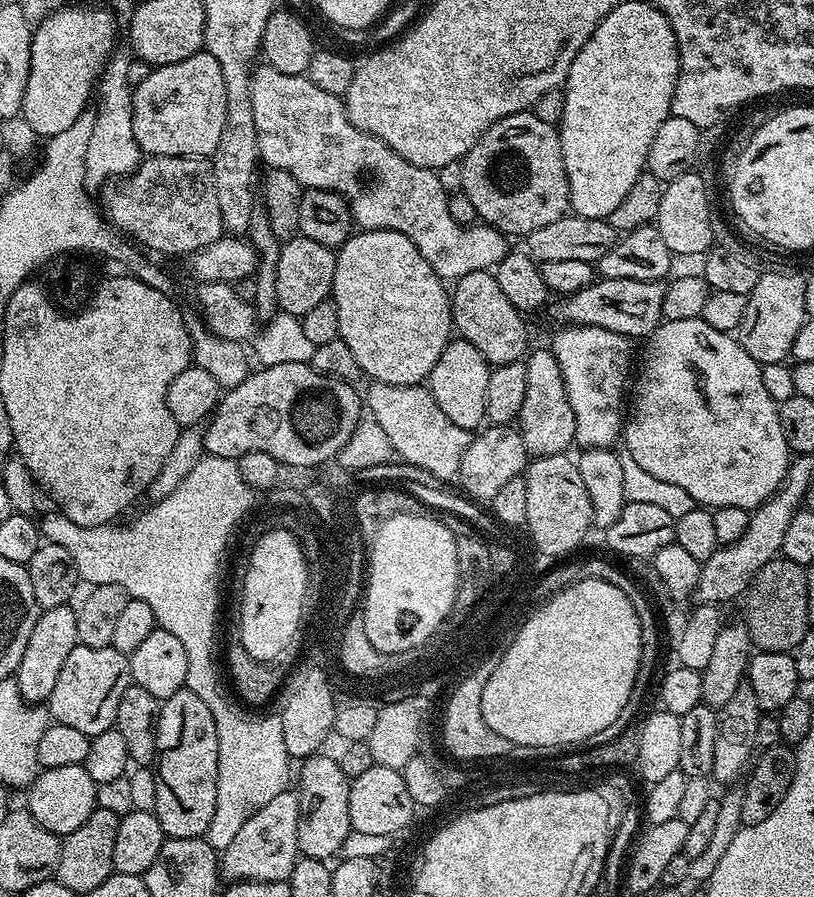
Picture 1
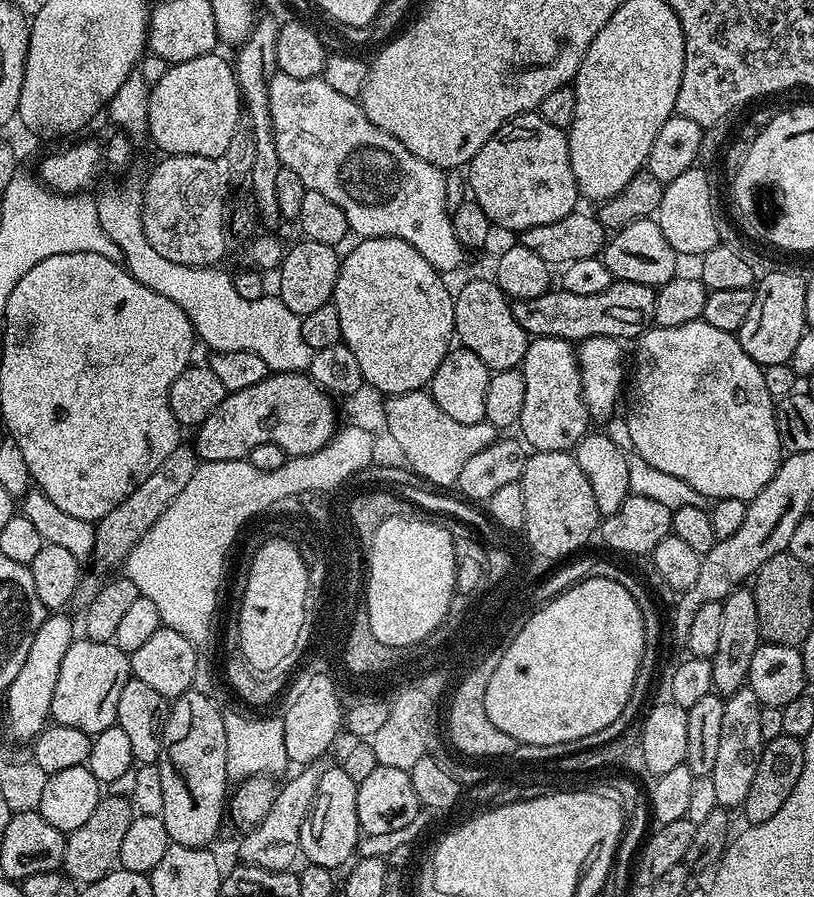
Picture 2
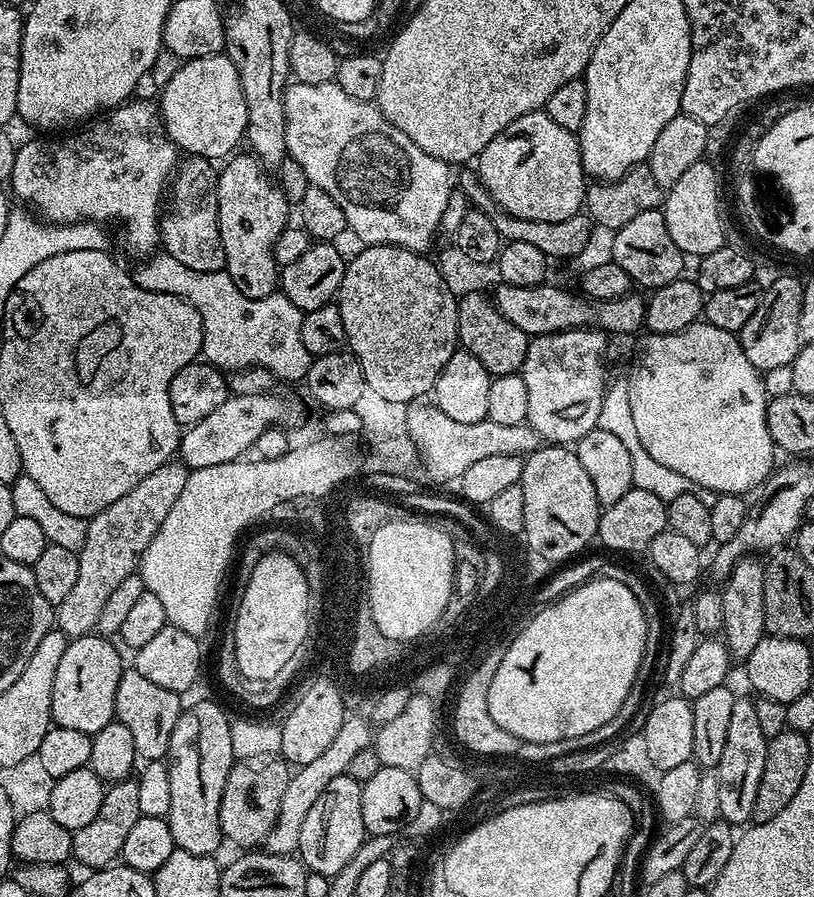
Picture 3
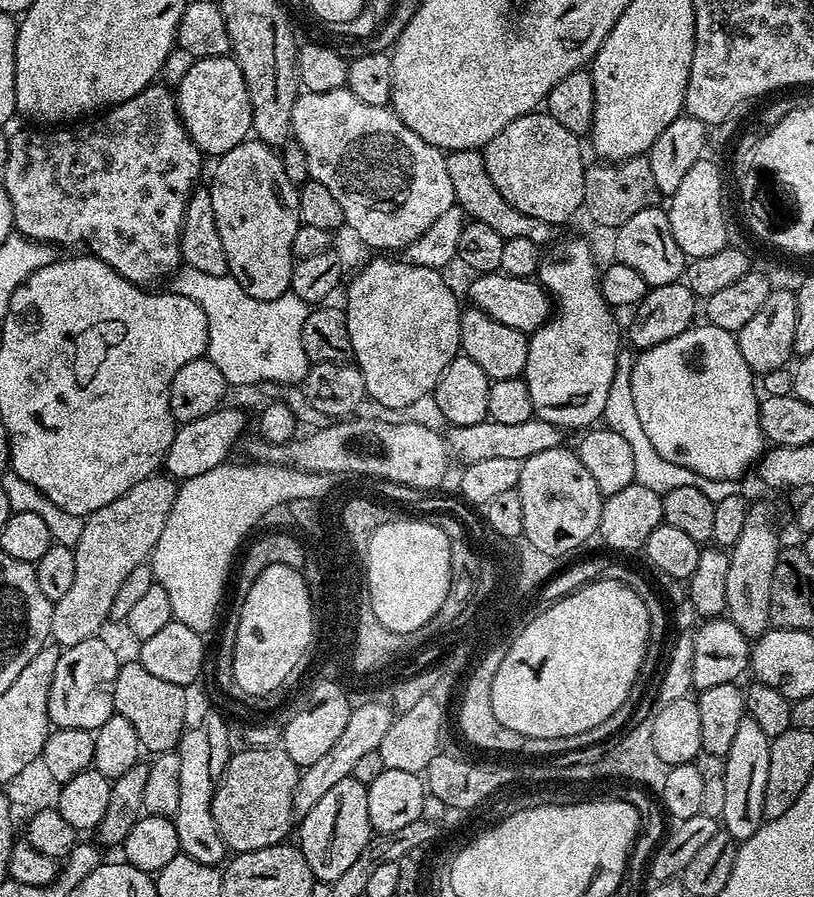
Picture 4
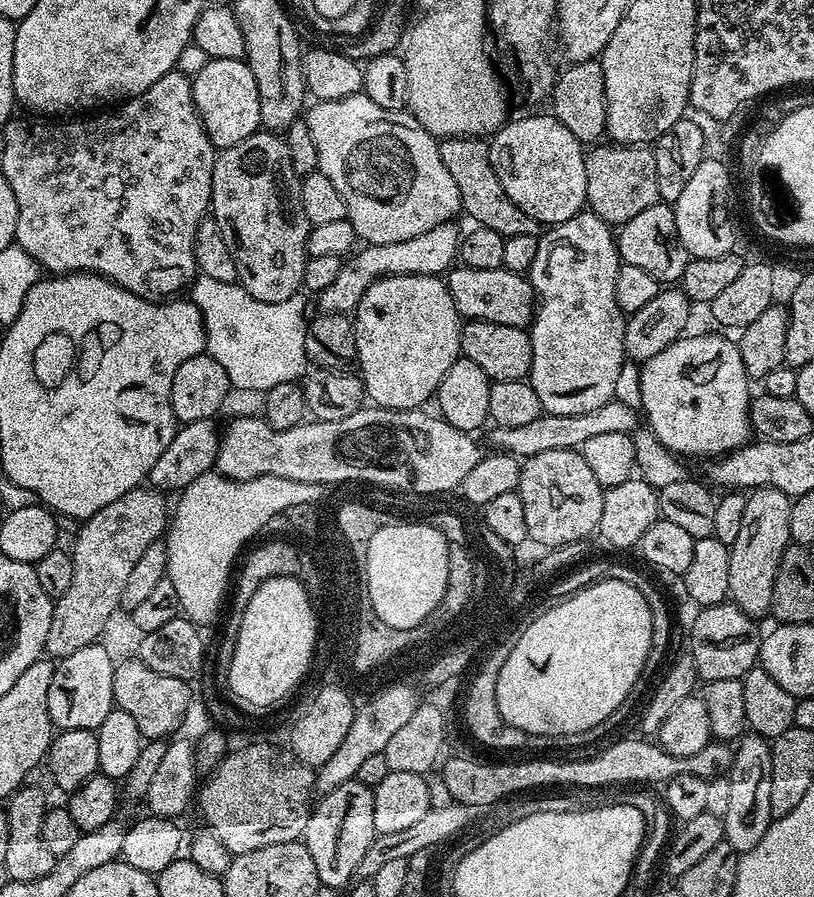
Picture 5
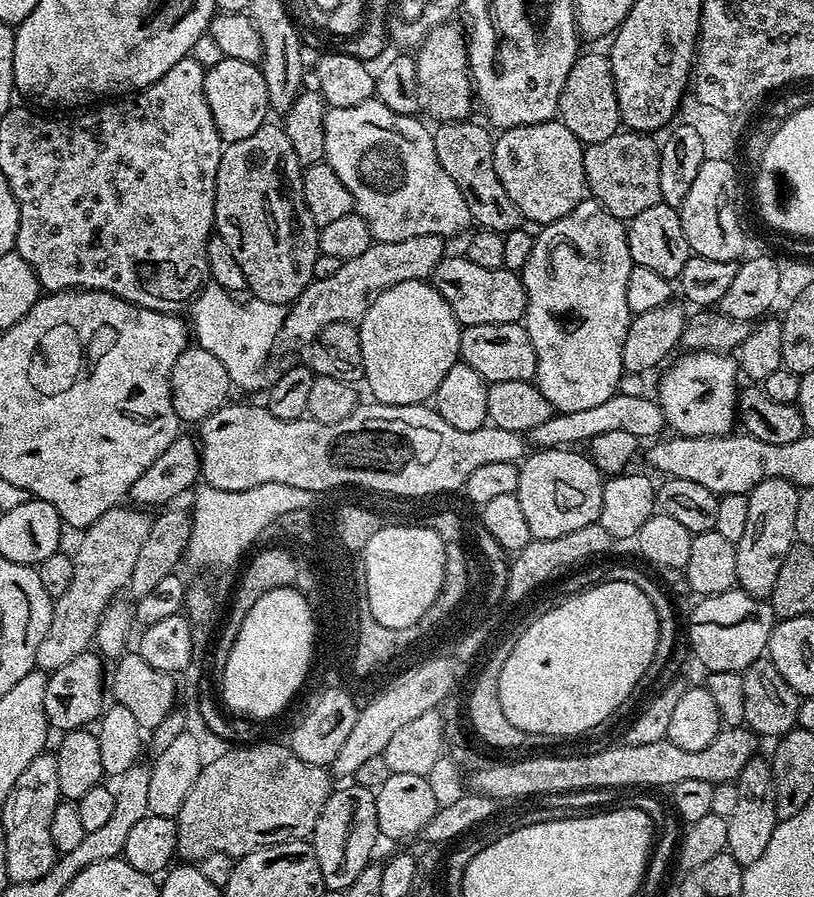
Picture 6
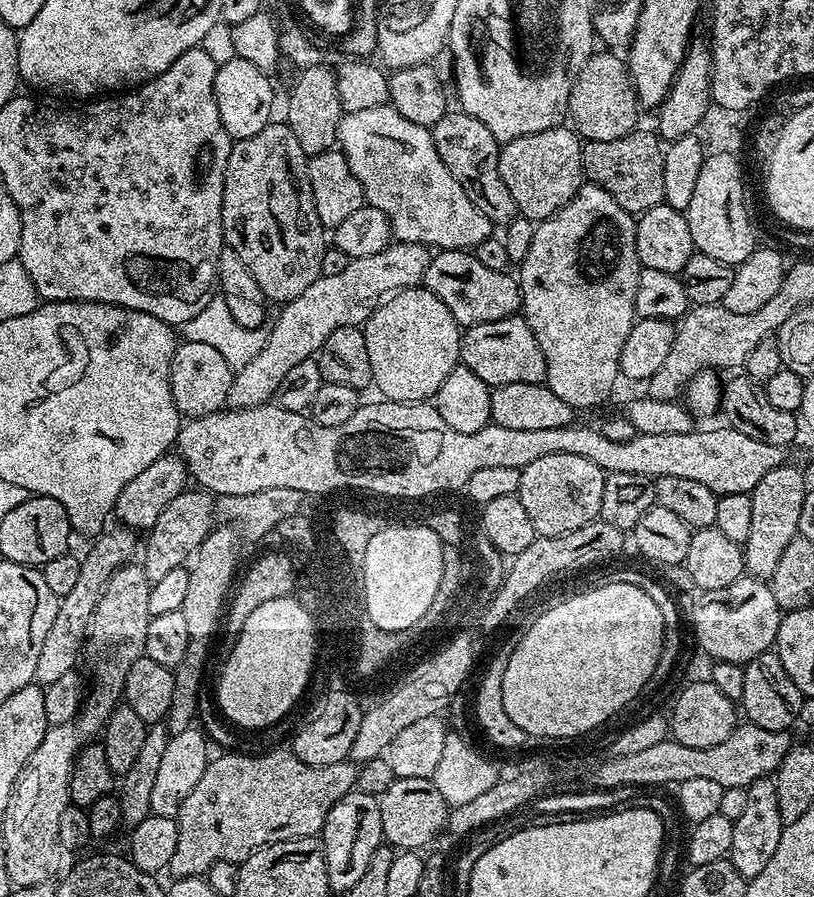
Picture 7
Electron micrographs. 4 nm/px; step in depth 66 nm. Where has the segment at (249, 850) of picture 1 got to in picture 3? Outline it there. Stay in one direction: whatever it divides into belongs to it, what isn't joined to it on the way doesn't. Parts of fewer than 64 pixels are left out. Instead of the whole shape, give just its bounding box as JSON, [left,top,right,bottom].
[266,715,373,854]

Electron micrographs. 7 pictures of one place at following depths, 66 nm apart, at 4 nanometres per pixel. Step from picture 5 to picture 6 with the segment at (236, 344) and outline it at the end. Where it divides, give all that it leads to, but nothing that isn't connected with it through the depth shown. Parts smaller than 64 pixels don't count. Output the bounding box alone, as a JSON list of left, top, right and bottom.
[190,282,285,392]

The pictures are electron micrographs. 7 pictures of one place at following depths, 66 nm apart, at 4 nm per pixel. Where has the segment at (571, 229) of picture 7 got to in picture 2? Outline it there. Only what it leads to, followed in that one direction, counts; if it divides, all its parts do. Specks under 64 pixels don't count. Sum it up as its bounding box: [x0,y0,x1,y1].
[518,337,590,452]

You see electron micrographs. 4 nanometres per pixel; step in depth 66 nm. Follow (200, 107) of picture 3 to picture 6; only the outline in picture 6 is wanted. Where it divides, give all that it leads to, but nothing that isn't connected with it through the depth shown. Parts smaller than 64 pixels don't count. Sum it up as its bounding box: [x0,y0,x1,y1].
[204,56,270,144]

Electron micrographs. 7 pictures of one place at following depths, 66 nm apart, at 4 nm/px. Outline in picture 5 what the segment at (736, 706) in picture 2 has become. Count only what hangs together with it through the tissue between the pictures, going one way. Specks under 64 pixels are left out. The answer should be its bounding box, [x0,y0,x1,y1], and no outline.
[722,734,773,854]

